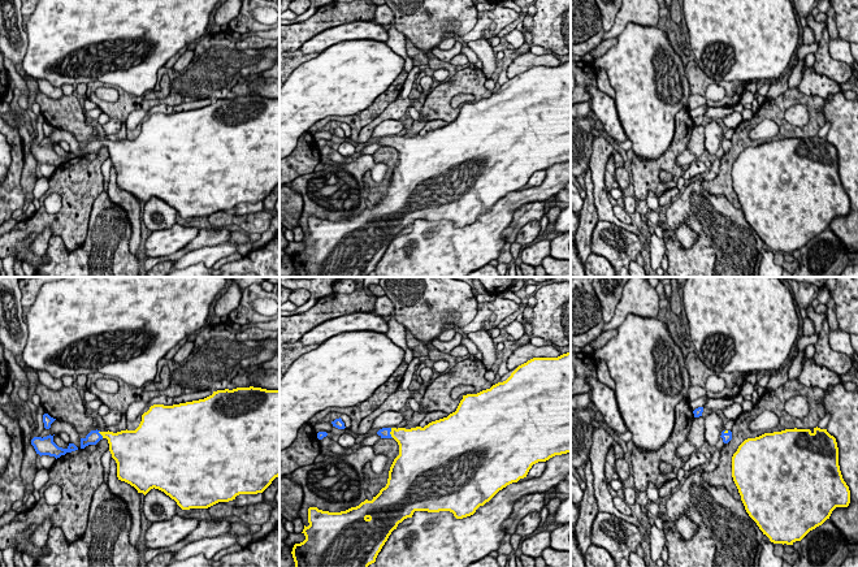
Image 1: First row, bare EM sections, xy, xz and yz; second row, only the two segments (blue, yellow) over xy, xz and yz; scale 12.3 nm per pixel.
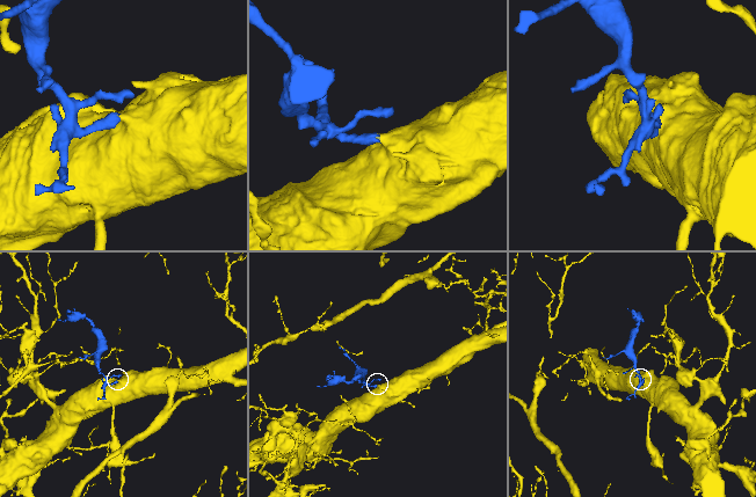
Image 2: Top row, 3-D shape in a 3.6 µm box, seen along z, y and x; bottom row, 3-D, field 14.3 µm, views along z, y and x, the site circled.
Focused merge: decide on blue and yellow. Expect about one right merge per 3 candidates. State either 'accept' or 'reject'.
accept

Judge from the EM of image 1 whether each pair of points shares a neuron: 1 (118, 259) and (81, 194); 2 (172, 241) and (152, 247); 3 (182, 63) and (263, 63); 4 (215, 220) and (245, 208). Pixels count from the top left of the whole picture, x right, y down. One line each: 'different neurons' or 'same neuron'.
1: different neurons
2: same neuron
3: different neurons
4: different neurons

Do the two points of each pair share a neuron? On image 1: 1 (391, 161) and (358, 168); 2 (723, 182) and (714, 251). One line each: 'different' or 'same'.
1: different
2: different

